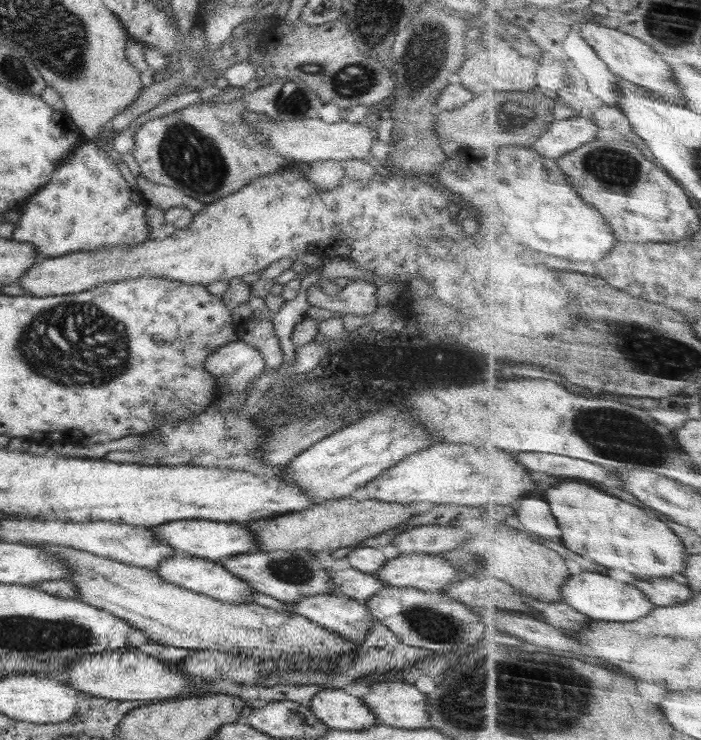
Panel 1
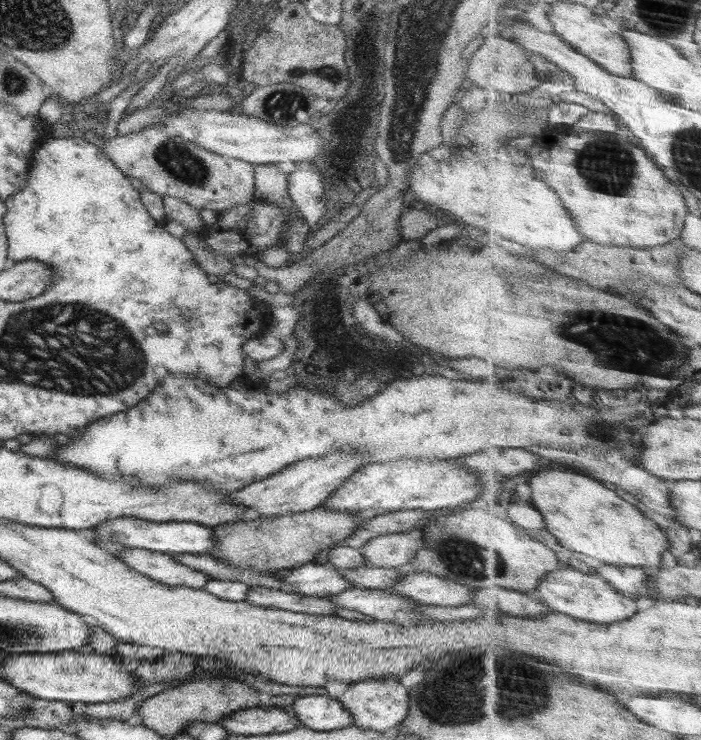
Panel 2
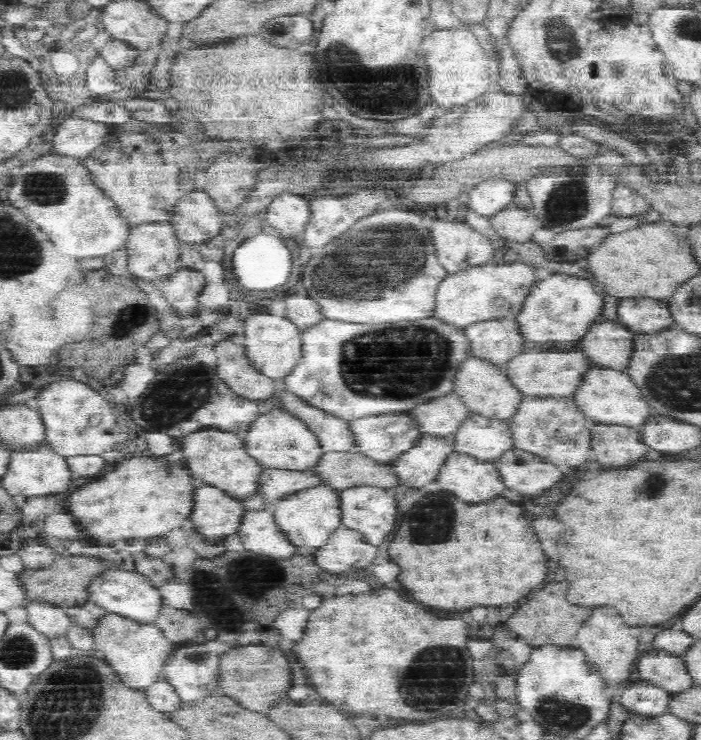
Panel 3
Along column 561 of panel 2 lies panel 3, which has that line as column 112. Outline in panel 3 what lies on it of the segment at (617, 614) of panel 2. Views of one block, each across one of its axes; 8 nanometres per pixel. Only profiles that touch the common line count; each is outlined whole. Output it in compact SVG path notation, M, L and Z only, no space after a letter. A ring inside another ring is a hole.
M110 568L105 571L90 584L90 601L104 607L110 613L118 613L140 623L153 623L162 606L166 605L162 591L156 588L156 585L148 576L136 571L130 572L120 568Z

